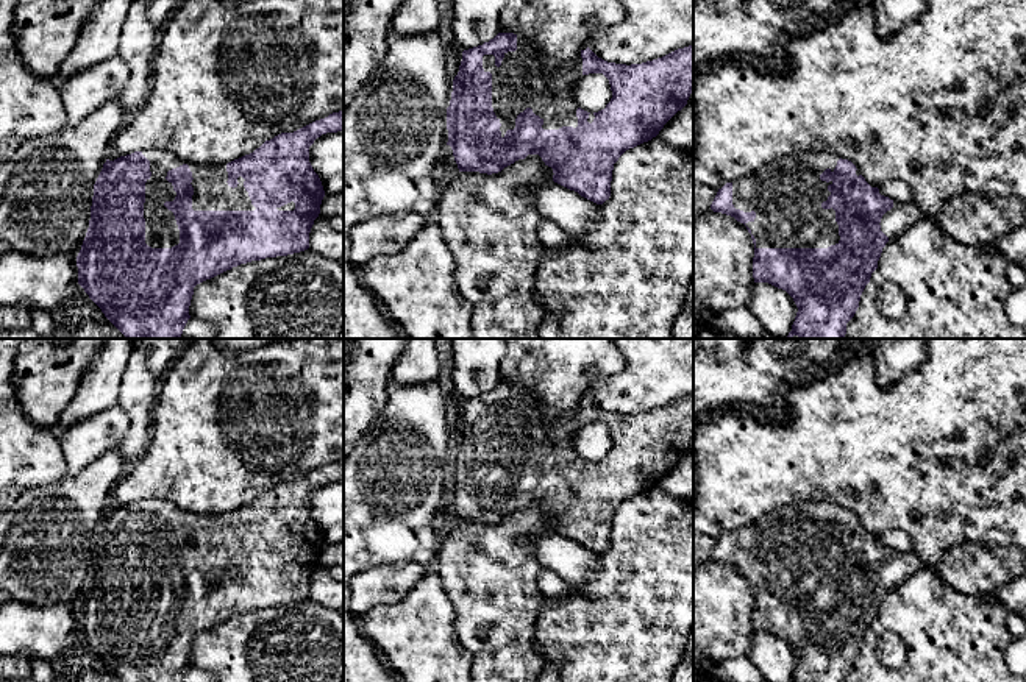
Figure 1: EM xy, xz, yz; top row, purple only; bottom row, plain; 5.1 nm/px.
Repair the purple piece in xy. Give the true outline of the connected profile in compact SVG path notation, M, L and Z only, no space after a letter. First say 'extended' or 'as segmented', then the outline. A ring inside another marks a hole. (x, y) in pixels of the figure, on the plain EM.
extended; M344 459L333 462L325 468L315 470L294 482L281 482L273 488L265 490L253 503L228 513L192 513L166 499L144 499L120 506L114 510L106 509L94 534L89 577L77 606L78 634L120 682L183 682L187 670L191 668L189 655L197 634L240 613L265 607L287 606L309 598L309 582L314 570L320 563L320 554L325 546L322 531L309 512L309 496L322 484L337 481L344 481Z

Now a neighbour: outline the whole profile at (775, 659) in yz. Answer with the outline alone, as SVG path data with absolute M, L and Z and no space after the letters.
M754 632L746 657L757 666L765 682L790 682L798 657L782 638Z

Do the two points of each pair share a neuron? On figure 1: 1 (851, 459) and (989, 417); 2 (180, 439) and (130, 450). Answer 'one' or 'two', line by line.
1: one
2: two

